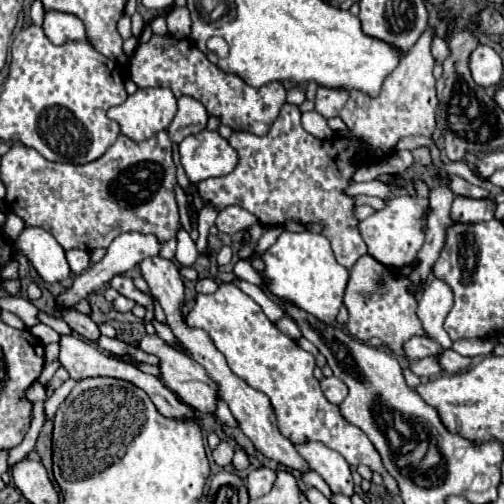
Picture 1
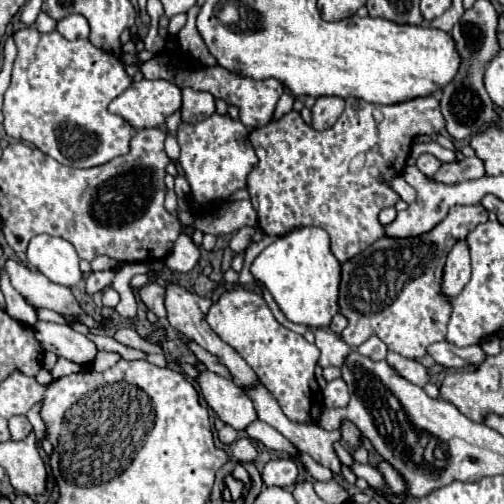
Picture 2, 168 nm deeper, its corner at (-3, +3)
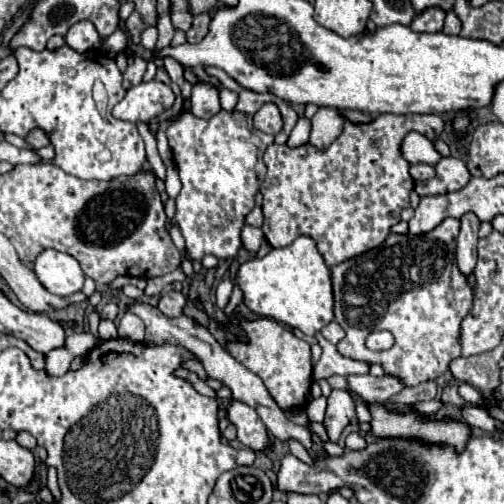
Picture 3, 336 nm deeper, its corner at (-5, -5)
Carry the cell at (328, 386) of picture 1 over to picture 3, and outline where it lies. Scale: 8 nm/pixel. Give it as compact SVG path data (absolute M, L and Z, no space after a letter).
M333 390L327 398L327 412L325 412L325 428L331 442L339 442L343 428L355 418L355 404L345 390Z

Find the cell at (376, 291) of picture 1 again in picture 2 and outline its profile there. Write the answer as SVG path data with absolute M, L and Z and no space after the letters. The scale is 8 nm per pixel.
M481 204L453 206L447 218L433 230L411 238L383 236L343 262L339 312L349 322L341 332L343 342L357 348L371 334L377 334L387 344L387 350L399 352L409 360L425 358L427 346L445 340L447 320L451 318L451 298L441 292L445 258L457 240L483 222L487 222L487 210Z

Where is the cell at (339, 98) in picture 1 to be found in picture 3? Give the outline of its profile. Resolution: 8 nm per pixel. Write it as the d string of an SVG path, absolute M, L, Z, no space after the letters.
M319 108L311 118L311 124L313 130L311 130L309 144L317 146L319 150L325 150L343 132L345 118L339 108Z

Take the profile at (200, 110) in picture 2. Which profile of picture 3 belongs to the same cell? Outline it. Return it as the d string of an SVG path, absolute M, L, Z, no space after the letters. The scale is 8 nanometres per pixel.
M209 82L195 84L193 92L191 92L191 112L197 118L209 120L219 110L221 110L221 106L219 106L219 92L213 88L213 84L209 84Z

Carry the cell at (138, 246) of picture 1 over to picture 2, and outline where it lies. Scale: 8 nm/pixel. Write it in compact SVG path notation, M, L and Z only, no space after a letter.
M111 270L91 272L91 274L87 276L87 294L101 292L105 286L109 286L109 284L113 282L113 276L115 276L115 272L111 272Z

